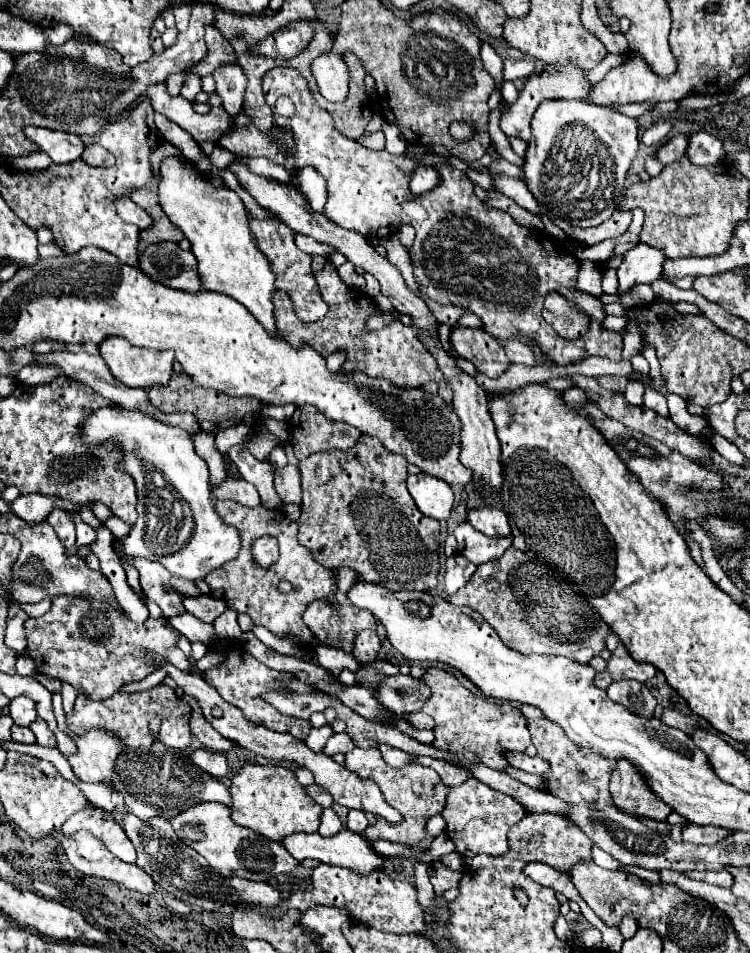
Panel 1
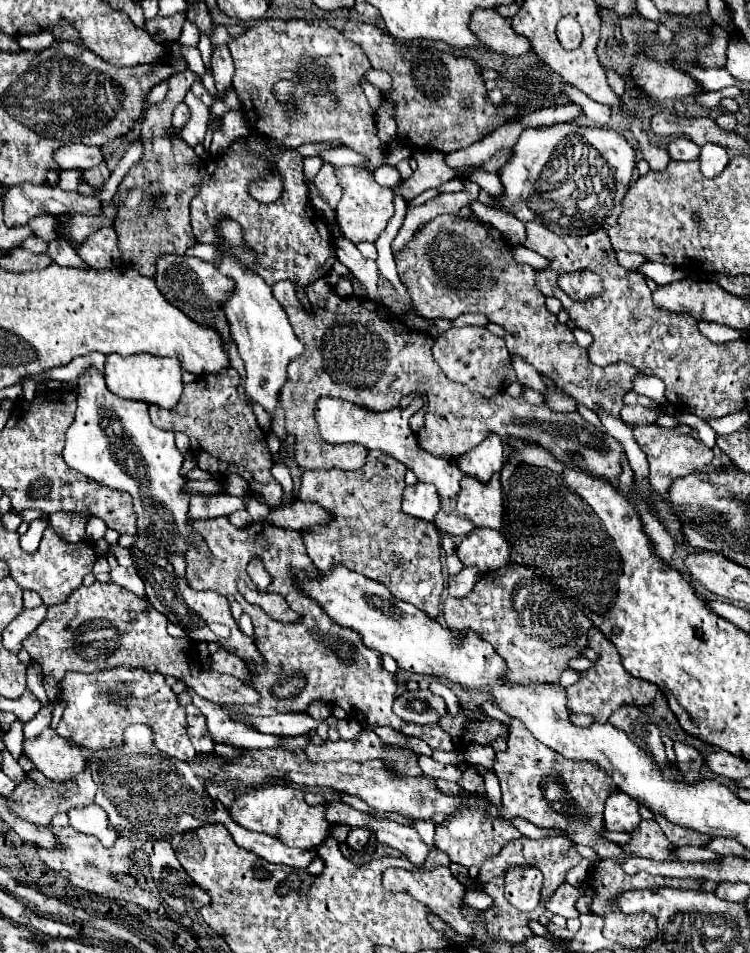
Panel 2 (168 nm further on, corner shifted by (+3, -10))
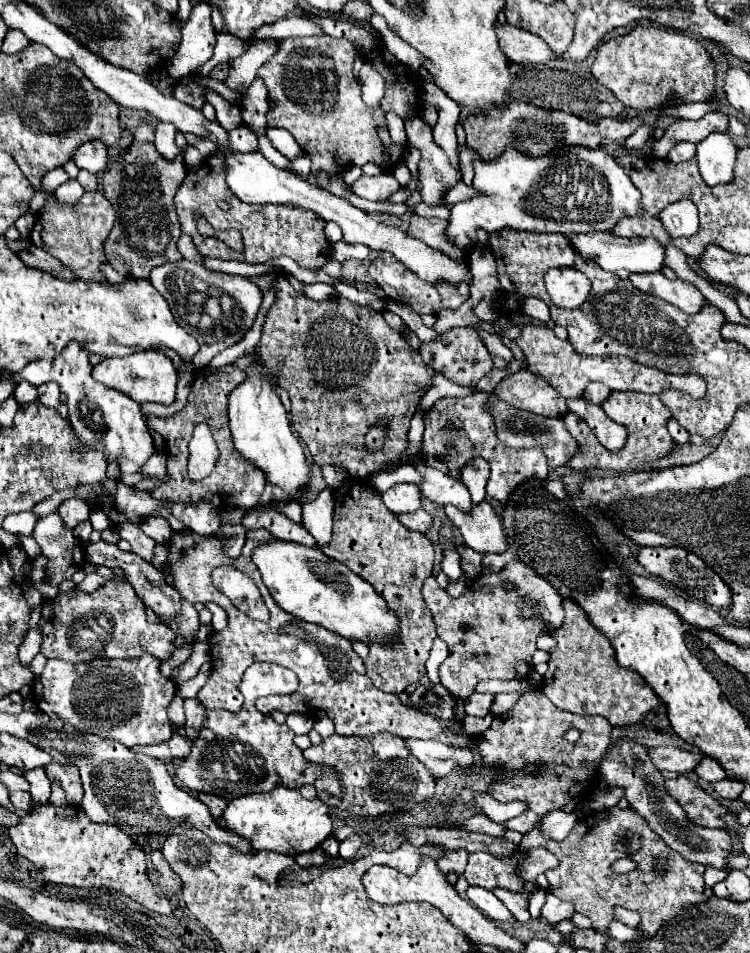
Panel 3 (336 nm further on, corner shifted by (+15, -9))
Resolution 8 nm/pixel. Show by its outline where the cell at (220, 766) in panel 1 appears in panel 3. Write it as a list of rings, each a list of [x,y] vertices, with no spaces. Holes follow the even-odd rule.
[[[200,794],[200,796],[202,796],[200,800],[208,804],[208,810],[212,812],[212,816],[214,816],[216,820],[220,820],[220,816],[222,816],[222,812],[224,812],[224,808],[226,808],[226,800],[220,798],[220,796],[214,796],[214,794]]]

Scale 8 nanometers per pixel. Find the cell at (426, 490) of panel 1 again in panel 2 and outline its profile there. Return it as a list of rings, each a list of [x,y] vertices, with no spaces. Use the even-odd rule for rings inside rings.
[[[416,483],[406,487],[402,497],[402,511],[434,523],[436,513],[440,511],[440,497],[436,493],[436,487],[428,483]]]

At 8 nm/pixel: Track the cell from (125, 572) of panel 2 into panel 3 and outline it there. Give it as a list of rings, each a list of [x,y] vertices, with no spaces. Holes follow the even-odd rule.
[[[86,574],[86,578],[76,586],[76,590],[82,590],[82,592],[94,592],[98,586],[102,586],[104,582],[108,582],[106,578],[98,576],[98,574]]]

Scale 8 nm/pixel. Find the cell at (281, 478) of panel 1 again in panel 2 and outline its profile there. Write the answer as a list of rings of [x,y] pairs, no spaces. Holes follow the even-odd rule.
[[[236,369],[196,379],[184,385],[182,397],[174,409],[160,409],[156,405],[150,405],[150,419],[160,429],[186,433],[190,437],[190,449],[196,455],[200,469],[206,469],[218,477],[238,473],[250,481],[250,497],[256,497],[258,501],[270,505],[270,509],[280,509],[284,489],[270,475],[272,457],[266,445],[266,435],[258,429],[252,407],[240,401],[238,383],[240,375],[236,373]]]

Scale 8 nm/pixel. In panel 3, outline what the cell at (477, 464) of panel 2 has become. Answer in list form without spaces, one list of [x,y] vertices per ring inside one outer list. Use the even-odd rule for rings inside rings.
[[[476,458],[464,466],[462,482],[472,494],[472,504],[478,504],[484,500],[484,496],[486,496],[484,488],[486,488],[488,476],[490,476],[490,464],[482,458]]]

